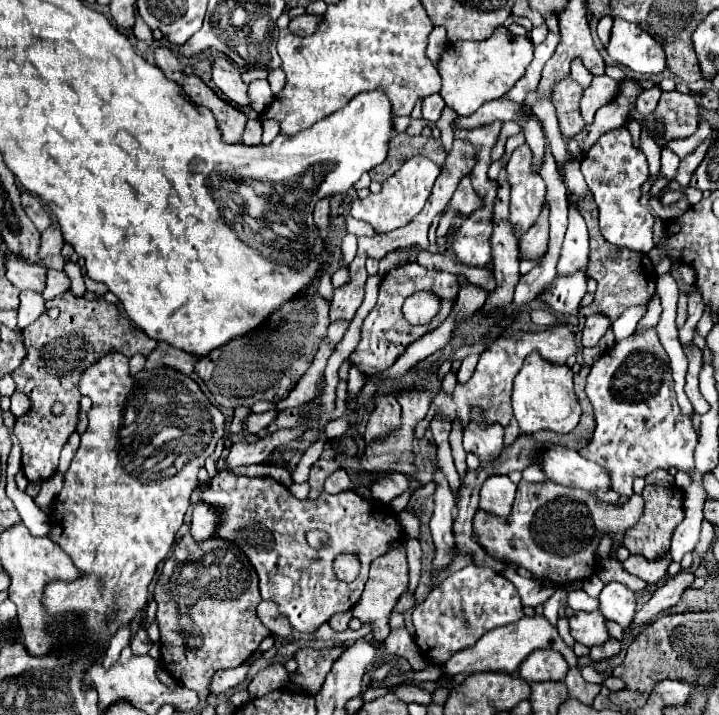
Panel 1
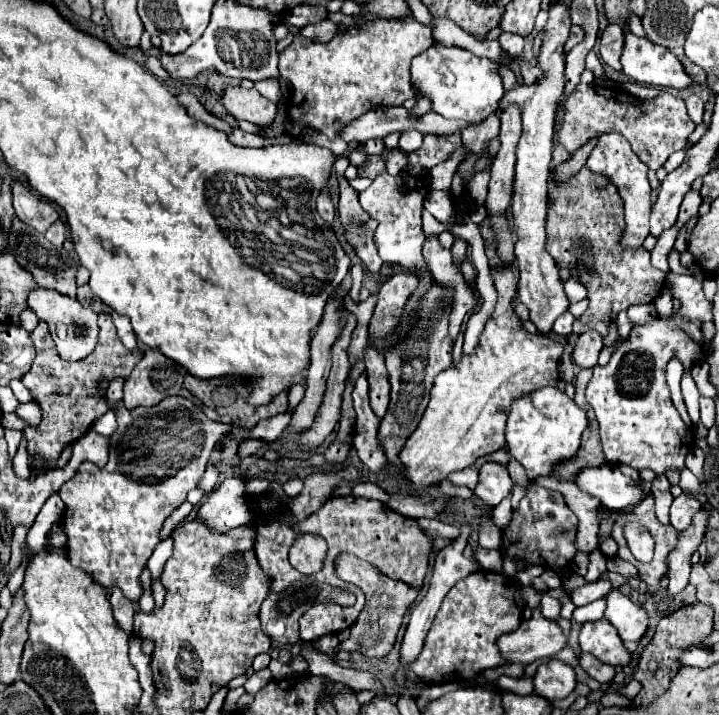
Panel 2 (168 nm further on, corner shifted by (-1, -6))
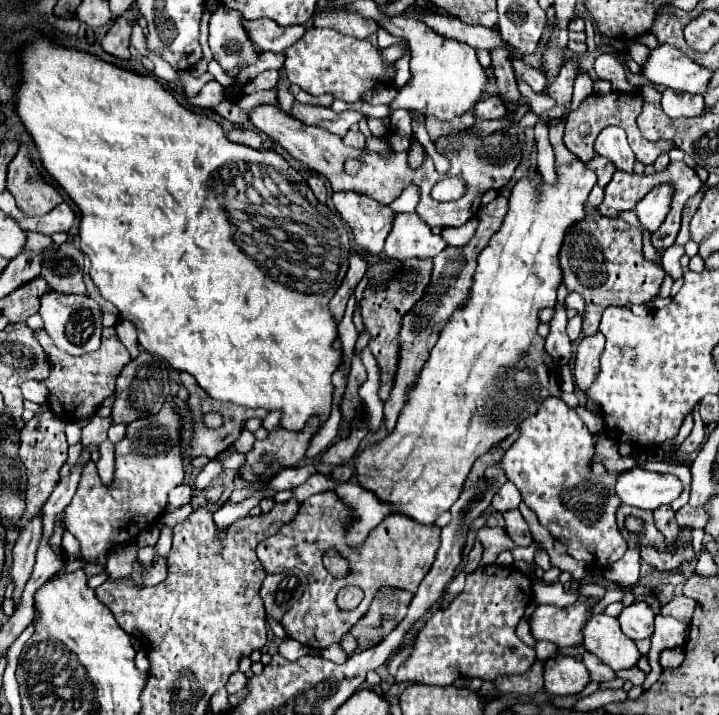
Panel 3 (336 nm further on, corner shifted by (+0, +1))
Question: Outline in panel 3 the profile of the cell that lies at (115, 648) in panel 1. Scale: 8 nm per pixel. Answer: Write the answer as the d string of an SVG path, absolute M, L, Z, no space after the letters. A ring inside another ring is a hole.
M122 544L122 546L114 548L108 554L106 572L110 574L112 580L130 578L130 574L132 574L132 562L134 560L136 560L136 548L132 544Z

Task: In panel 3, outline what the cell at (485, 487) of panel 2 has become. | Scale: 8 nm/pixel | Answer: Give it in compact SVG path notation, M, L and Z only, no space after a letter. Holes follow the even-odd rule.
M506 482L506 484L498 490L496 498L492 500L492 508L498 510L498 512L508 512L508 510L518 508L520 502L522 502L522 500L520 500L520 492L516 490L516 486L512 486L512 482Z

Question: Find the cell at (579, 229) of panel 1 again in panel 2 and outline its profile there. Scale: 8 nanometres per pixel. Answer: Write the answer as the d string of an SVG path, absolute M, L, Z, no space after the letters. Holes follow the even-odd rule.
M571 277L571 279L565 281L565 295L567 295L567 299L571 303L577 303L577 301L581 301L581 299L587 297L587 287L579 279Z

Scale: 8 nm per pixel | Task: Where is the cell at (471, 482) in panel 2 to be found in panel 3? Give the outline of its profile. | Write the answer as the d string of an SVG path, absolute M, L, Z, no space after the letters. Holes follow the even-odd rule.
M546 398L540 404L538 414L526 418L520 424L520 438L506 452L502 466L510 482L514 482L516 488L520 490L522 502L538 516L538 522L544 528L548 528L548 532L568 548L568 554L572 558L584 560L588 566L608 568L614 562L618 562L628 548L616 524L616 510L620 508L622 502L614 490L616 474L610 472L606 472L604 476L592 474L590 470L592 458L594 458L594 436L590 434L586 424L560 398Z

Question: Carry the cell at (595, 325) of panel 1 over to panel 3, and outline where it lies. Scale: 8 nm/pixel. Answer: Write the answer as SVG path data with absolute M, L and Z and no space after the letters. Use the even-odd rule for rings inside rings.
M598 332L594 336L586 336L578 344L576 360L574 360L574 382L586 392L600 372L600 354L604 350L604 336Z

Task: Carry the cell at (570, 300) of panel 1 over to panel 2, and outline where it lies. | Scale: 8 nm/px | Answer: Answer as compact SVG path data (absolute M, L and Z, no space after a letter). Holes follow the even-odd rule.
M565 311L553 325L553 331L559 335L569 335L571 333L571 325L573 325L573 315L571 311Z

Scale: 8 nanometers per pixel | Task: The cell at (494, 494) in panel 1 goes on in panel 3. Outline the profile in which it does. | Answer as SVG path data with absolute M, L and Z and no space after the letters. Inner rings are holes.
M476 542L474 544L474 548L472 548L472 552L468 554L468 562L464 564L464 572L466 574L470 574L470 572L474 572L478 566L480 566L480 560L482 560L482 544L480 542Z

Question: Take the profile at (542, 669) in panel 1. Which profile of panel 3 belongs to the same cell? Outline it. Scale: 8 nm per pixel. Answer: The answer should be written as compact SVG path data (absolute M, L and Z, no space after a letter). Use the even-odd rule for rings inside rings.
M556 656L544 666L544 692L552 696L576 696L590 682L590 672L578 658Z

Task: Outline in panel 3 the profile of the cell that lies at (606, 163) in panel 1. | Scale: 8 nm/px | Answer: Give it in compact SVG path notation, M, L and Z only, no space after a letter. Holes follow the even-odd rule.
M612 126L612 128L604 128L598 138L596 138L596 152L600 156L606 156L610 158L618 170L624 170L624 172L632 172L632 166L634 166L634 154L628 146L628 140L626 140L626 134L624 130Z

